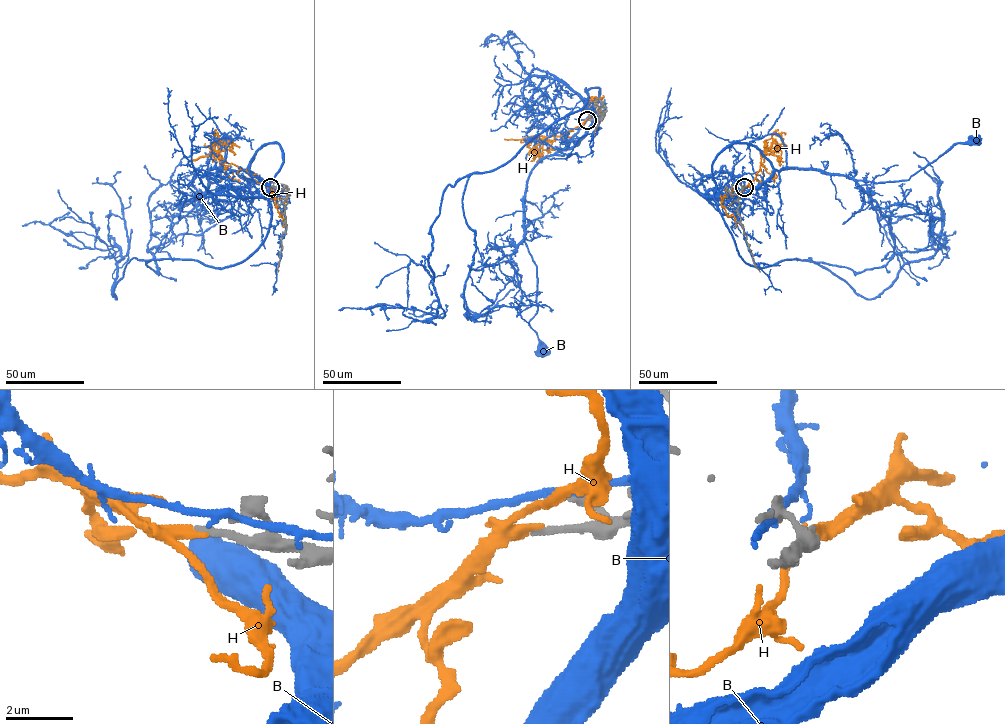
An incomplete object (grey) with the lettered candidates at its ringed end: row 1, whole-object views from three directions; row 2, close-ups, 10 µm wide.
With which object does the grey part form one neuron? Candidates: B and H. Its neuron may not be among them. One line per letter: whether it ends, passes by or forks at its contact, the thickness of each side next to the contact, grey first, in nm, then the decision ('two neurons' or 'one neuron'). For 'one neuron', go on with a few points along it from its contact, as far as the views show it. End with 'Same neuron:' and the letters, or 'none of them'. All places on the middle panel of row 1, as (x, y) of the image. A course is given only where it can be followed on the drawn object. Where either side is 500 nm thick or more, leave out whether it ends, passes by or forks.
B: it passes by | 360/220 nm | two neurons
H: it passes by | 240/240 nm | one neuron | via (587, 120), (559, 136), (533, 136), (541, 142), (534, 149), (538, 151), (536, 157), (530, 156)
Same neuron: H

